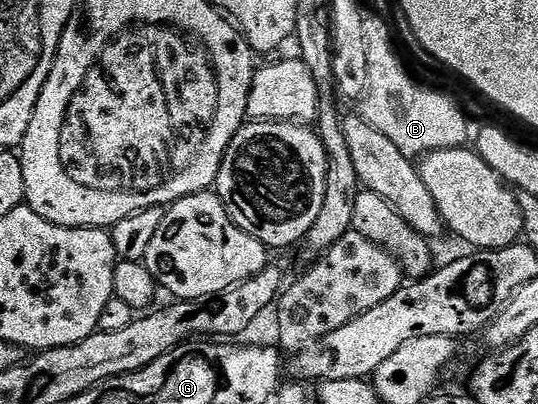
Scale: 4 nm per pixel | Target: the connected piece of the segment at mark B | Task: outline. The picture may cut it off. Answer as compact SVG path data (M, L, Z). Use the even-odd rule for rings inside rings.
M366 17L363 32L367 32L369 45L369 89L363 99L365 121L383 132L383 136L387 136L387 140L391 140L391 144L395 144L399 152L411 159L430 154L432 150L455 150L464 147L468 143L465 141L468 138L470 141L471 138L469 122L465 119L464 112L447 95L413 82L414 75L409 75L401 67L402 59L391 45L390 31L380 18Z

